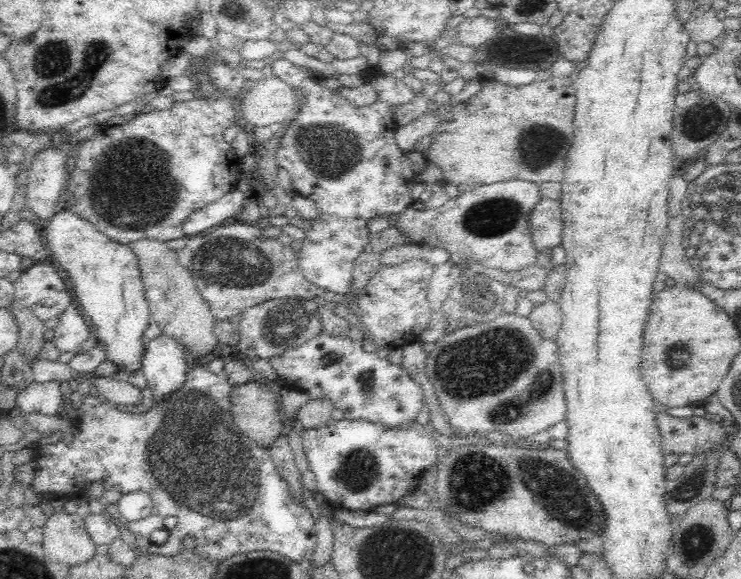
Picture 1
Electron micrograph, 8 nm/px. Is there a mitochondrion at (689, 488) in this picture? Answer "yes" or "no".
yes

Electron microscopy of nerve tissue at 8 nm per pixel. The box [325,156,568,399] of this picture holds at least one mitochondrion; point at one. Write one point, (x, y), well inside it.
(489, 217)

